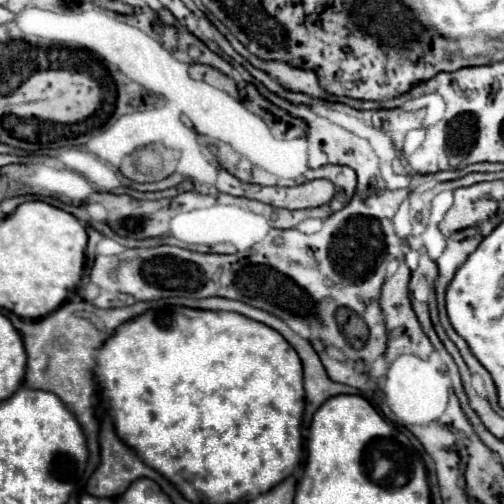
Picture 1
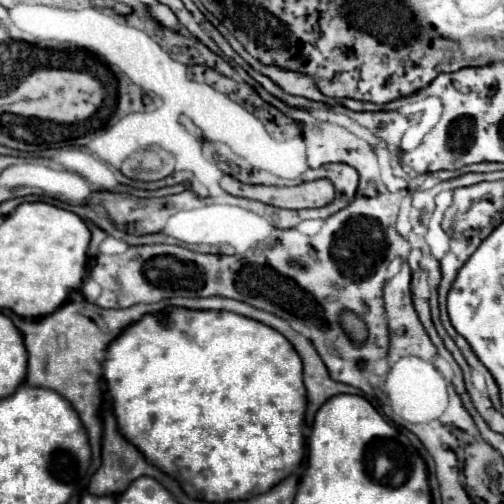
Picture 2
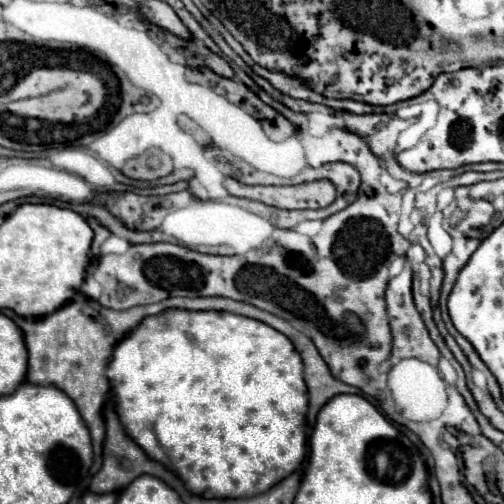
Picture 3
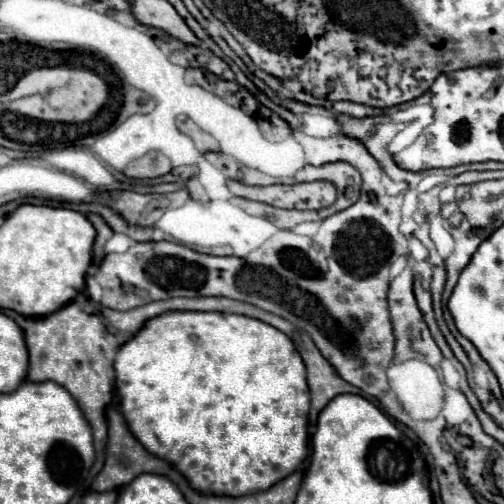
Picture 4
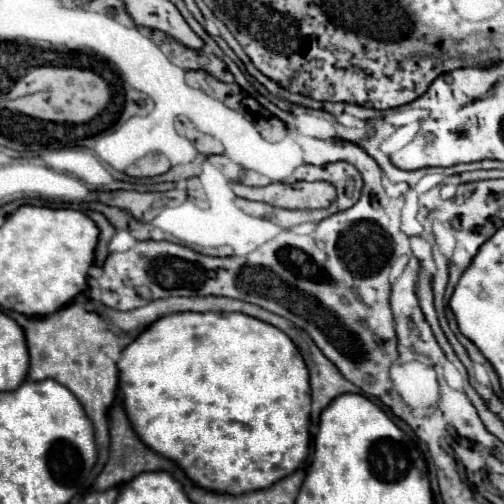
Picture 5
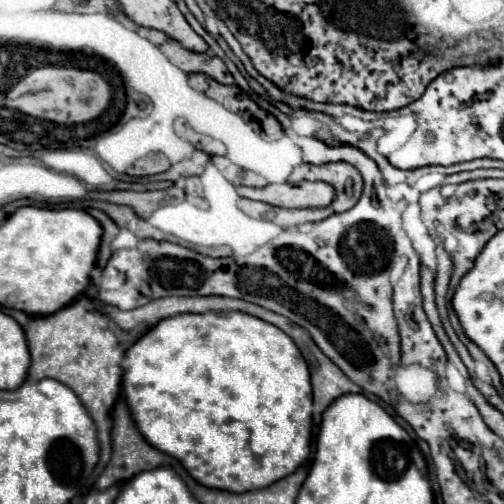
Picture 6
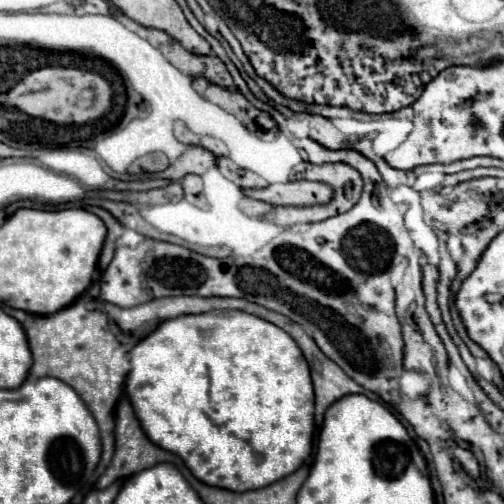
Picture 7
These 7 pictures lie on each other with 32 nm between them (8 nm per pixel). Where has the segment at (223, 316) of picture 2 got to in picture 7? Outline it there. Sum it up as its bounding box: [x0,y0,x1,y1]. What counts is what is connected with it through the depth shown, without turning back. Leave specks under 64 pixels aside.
[126,312,314,492]

